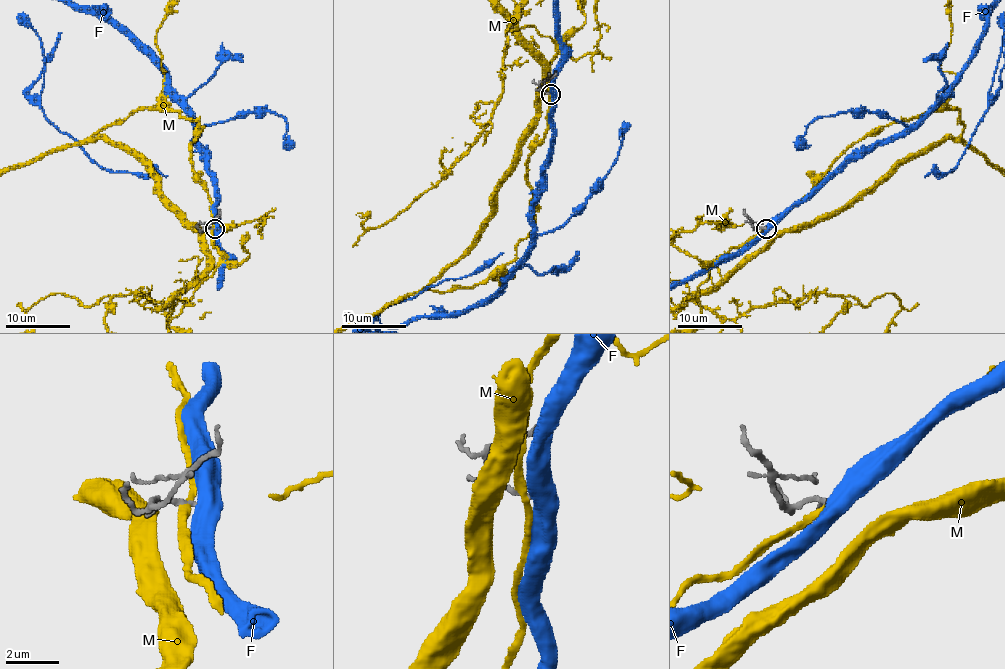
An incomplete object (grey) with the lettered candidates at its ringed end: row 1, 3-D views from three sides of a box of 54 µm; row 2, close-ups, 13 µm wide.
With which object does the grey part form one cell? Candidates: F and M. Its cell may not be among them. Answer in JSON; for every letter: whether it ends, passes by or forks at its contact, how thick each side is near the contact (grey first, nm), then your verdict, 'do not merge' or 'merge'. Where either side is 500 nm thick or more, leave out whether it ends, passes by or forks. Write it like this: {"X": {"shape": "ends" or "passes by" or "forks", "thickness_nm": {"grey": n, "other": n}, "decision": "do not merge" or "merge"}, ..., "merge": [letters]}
{"F": {"thickness_nm": {"grey": 170, "other": 500}, "decision": "do not merge"}, "M": {"shape": "passes by", "thickness_nm": {"grey": 140, "other": 240}, "decision": "do not merge"}, "merge": []}

